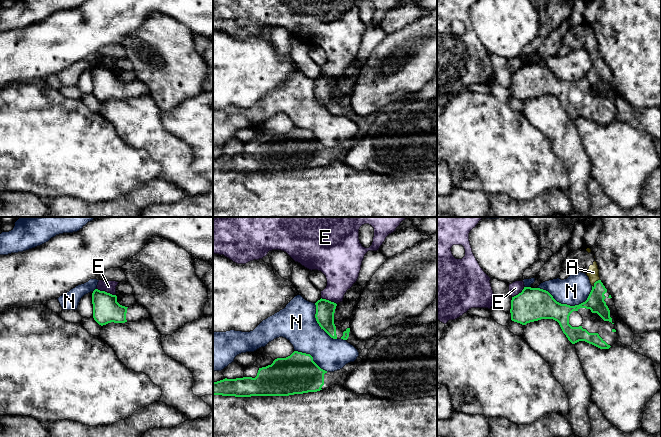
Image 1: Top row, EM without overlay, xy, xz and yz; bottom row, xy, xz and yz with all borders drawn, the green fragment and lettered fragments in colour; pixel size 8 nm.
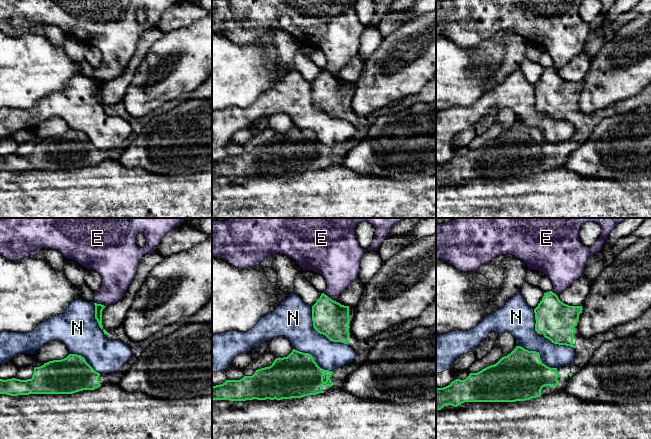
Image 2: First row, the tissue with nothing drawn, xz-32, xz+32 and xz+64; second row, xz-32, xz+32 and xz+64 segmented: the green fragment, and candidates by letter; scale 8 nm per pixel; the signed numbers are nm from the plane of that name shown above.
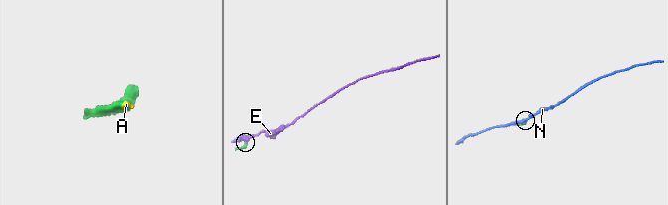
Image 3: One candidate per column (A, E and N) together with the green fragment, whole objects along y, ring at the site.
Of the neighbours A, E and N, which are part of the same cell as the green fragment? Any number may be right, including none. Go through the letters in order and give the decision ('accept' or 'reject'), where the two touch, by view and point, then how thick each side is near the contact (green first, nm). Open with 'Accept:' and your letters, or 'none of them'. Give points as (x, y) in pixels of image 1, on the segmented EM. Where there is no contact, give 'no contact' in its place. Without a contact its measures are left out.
Accept: A
A: accept | yz (595, 282) | 150/100 nm
E: reject | xy (106, 292) | 220/100 nm
N: reject | yz (566, 304) | 260/240 nm

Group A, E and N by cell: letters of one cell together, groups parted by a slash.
A / E / N

